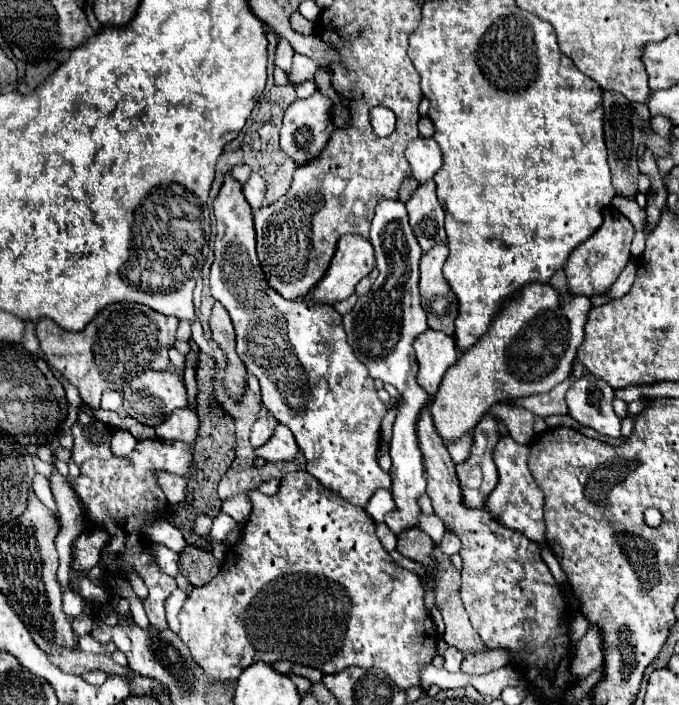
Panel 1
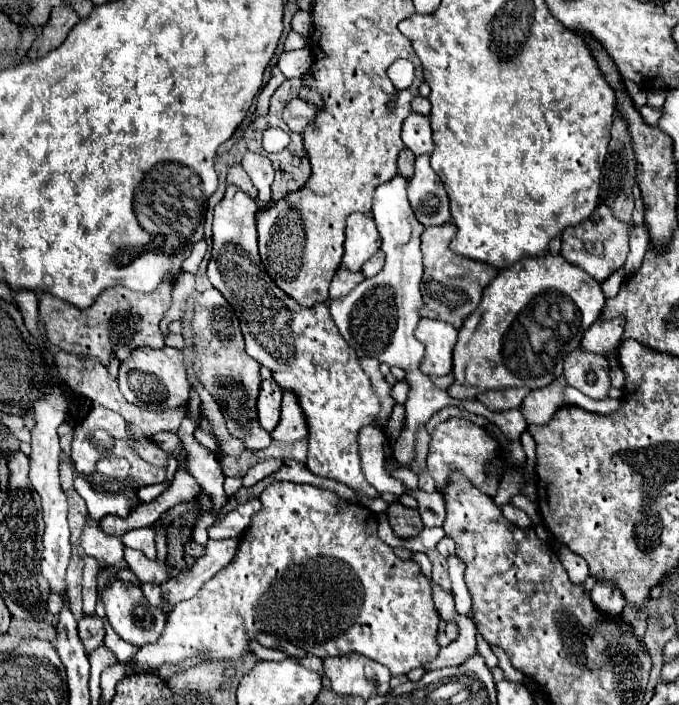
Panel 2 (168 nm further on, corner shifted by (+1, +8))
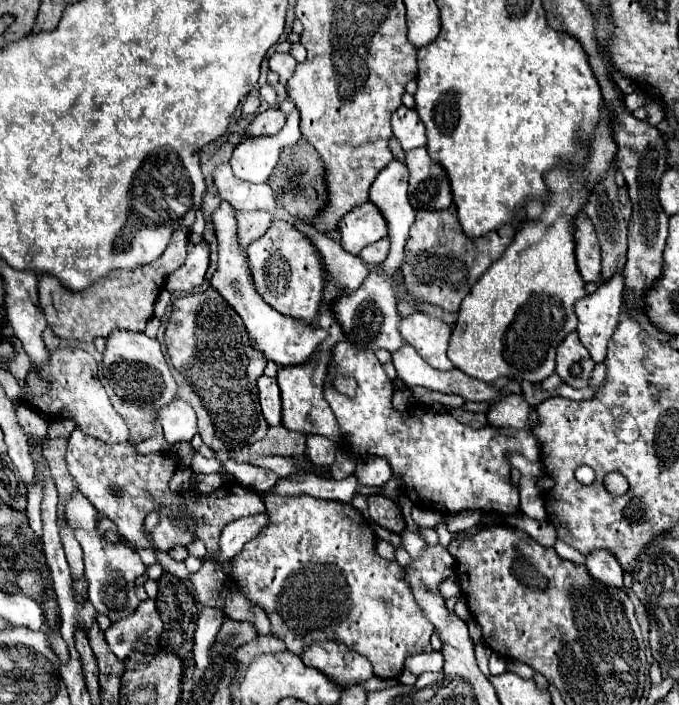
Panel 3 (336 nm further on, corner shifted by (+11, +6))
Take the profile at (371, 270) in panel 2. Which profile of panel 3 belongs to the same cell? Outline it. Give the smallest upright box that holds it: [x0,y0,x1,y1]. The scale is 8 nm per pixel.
[359,239,389,265]

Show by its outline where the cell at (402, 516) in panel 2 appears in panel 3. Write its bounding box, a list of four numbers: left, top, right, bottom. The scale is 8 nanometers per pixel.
[367,495,407,533]

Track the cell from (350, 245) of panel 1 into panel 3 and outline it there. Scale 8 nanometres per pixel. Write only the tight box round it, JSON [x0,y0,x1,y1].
[339,201,387,255]

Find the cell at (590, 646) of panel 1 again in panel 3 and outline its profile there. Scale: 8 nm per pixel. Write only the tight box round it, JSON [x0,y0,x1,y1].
[585,551,623,587]

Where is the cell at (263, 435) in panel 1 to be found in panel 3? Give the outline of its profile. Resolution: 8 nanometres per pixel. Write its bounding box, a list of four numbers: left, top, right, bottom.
[257,377,281,427]

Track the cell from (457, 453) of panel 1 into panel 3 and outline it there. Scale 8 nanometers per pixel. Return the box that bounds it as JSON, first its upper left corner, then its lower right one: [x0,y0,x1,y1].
[325,341,539,515]

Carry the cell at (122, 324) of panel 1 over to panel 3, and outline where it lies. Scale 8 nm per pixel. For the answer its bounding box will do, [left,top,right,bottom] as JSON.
[39,229,189,343]

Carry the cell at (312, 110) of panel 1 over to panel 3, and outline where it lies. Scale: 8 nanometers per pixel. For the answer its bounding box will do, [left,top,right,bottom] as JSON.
[249,107,285,137]

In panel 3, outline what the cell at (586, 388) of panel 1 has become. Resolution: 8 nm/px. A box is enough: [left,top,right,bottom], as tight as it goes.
[555,331,595,389]

